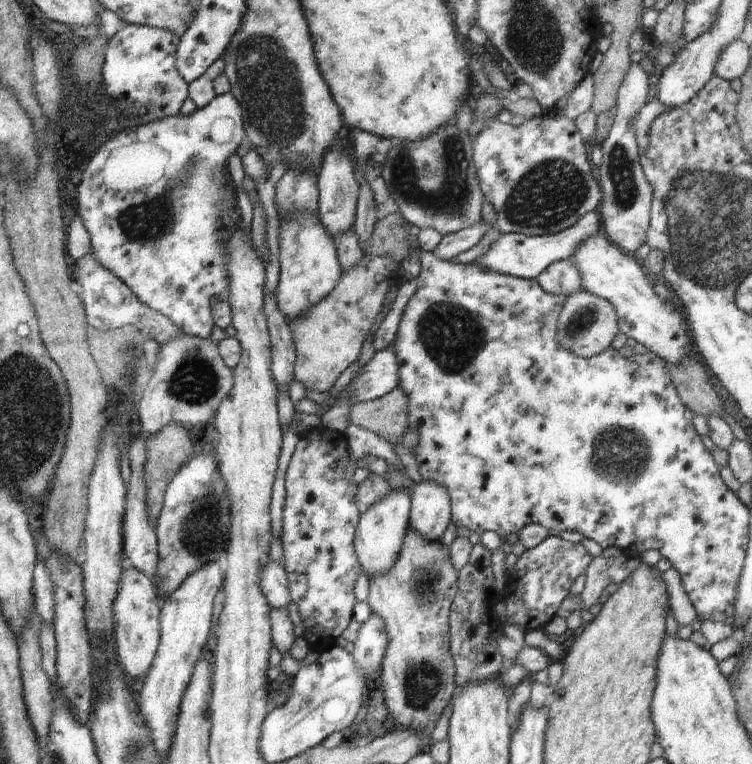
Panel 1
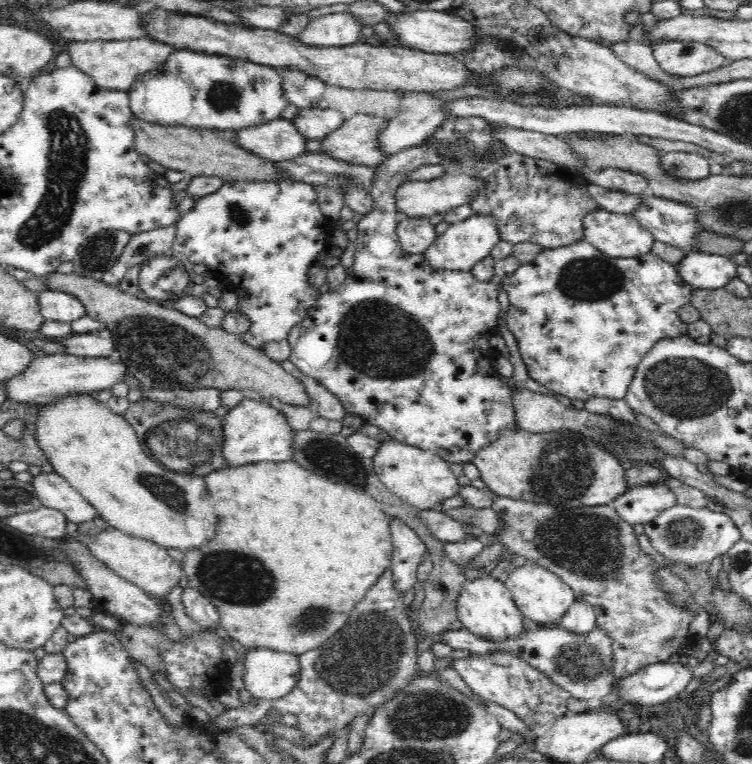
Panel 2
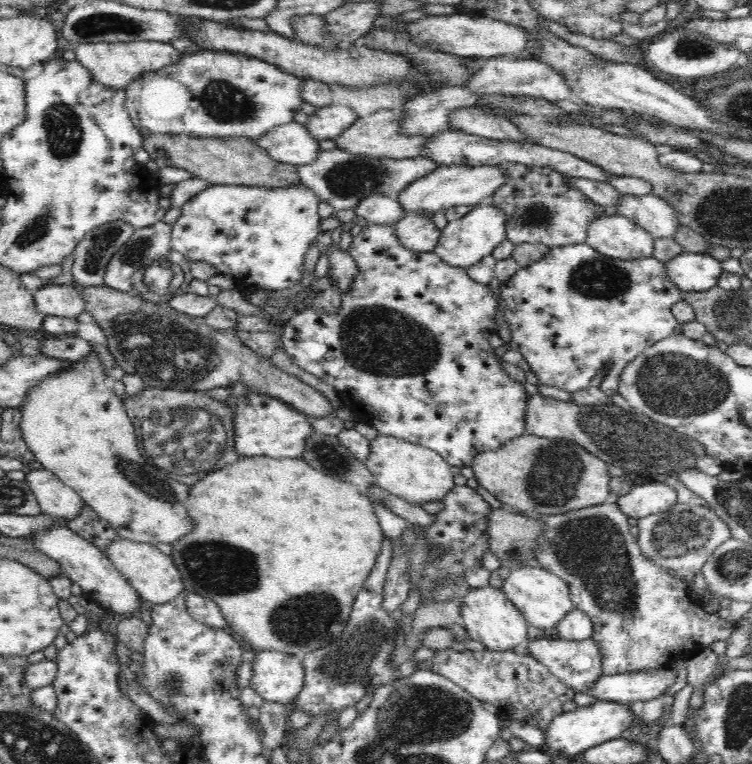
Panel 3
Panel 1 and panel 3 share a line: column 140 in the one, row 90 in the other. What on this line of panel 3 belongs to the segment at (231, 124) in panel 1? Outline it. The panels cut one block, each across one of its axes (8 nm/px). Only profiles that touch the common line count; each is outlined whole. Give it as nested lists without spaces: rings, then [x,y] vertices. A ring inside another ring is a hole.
[[[206,49],[181,59],[160,70],[146,72],[125,86],[125,107],[134,126],[143,137],[152,134],[185,134],[192,138],[226,138],[242,136],[251,141],[270,134],[276,126],[294,121],[294,114],[300,112],[302,86],[309,81],[298,77],[260,57],[238,52]]]

